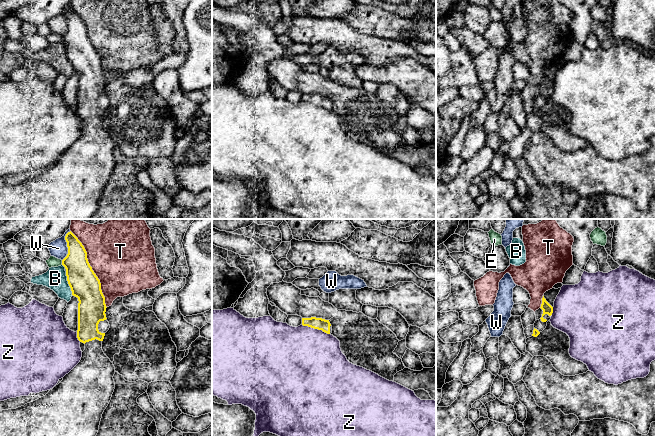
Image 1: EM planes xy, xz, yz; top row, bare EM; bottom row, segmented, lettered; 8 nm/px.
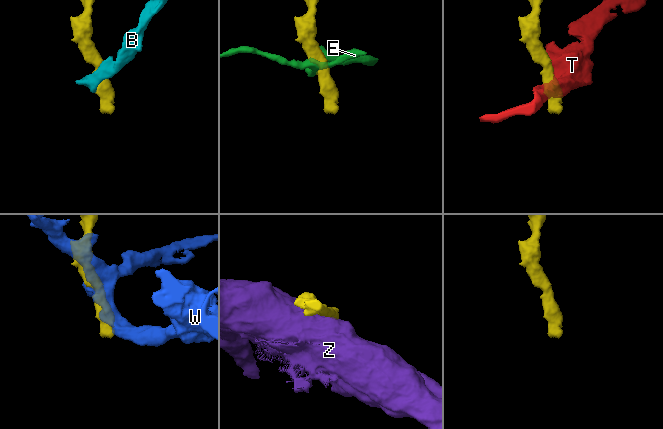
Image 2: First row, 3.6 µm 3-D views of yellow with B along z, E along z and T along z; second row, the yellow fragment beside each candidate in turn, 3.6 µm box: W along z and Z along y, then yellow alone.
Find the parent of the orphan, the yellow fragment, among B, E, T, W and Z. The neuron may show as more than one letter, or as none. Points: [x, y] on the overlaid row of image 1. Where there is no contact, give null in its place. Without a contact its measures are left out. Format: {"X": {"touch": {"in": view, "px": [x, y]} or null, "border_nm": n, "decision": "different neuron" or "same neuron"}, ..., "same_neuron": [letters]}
{"B": {"touch": {"in": "xy", "px": [68, 283]}, "border_nm": 200, "decision": "different neuron"}, "E": {"touch": {"in": "xy", "px": [62, 262]}, "border_nm": 40, "decision": "different neuron"}, "T": {"touch": {"in": "xy", "px": [91, 269]}, "border_nm": 700, "decision": "different neuron"}, "W": {"touch": {"in": "xy", "px": [67, 245]}, "border_nm": 240, "decision": "different neuron"}, "Z": {"touch": {"in": "xz", "px": [316, 328]}, "border_nm": 240, "decision": "different neuron"}, "same_neuron": []}

